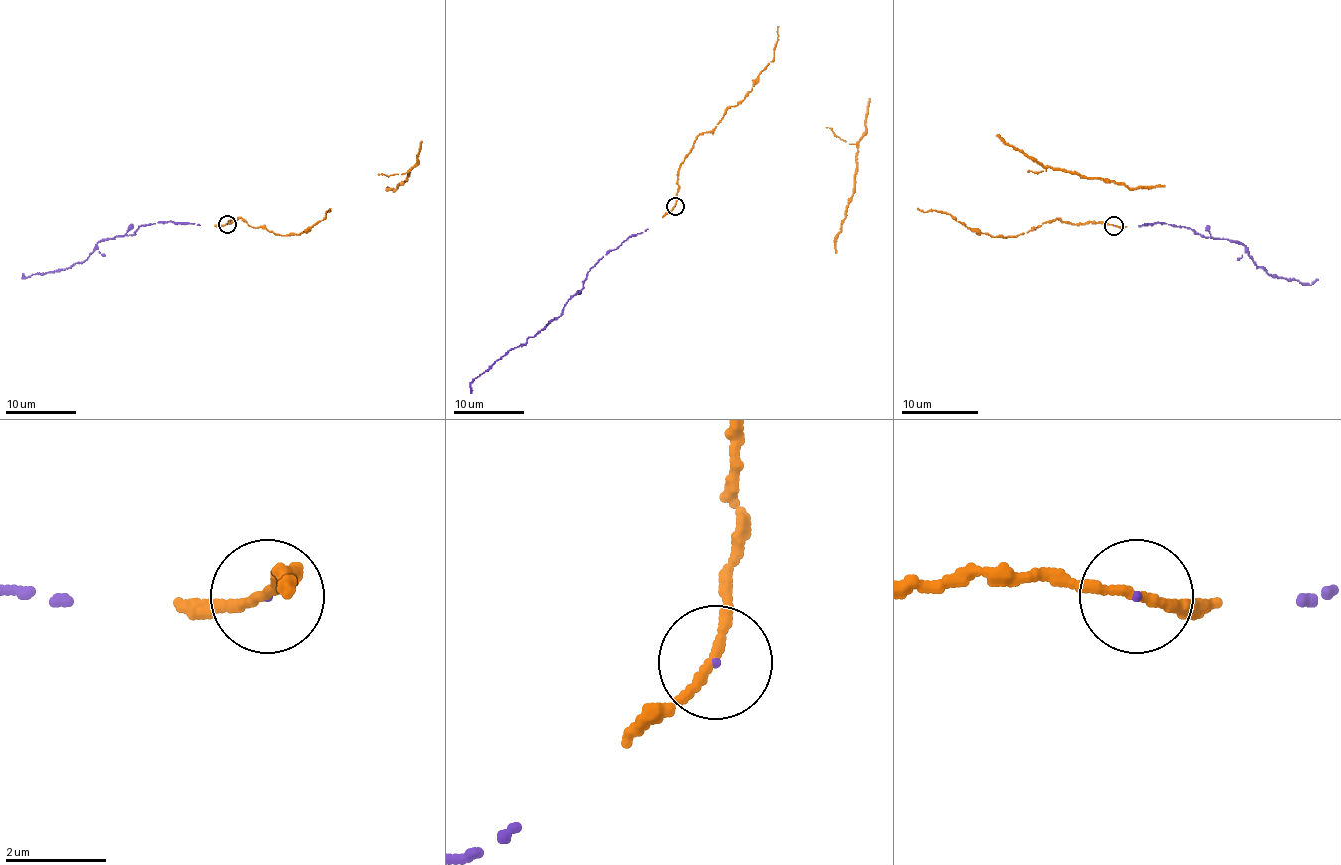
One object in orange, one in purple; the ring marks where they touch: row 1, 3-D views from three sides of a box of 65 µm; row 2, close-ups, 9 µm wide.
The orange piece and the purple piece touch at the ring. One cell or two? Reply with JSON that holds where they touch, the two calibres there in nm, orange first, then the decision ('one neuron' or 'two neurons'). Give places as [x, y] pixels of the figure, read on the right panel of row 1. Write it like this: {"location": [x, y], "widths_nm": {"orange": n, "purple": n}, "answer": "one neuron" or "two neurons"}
{"location": [1114, 225], "widths_nm": {"orange": 180, "purple": 50}, "answer": "one neuron"}

